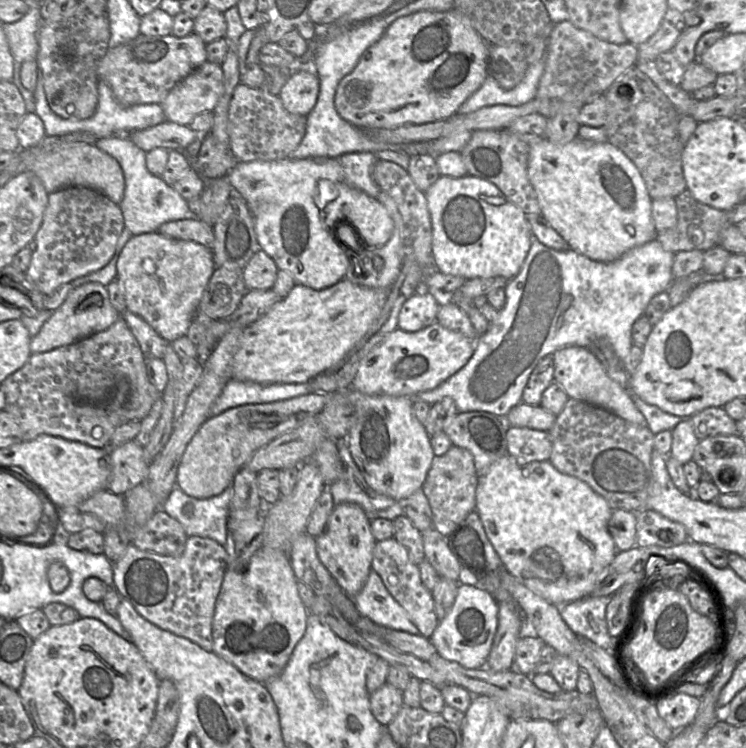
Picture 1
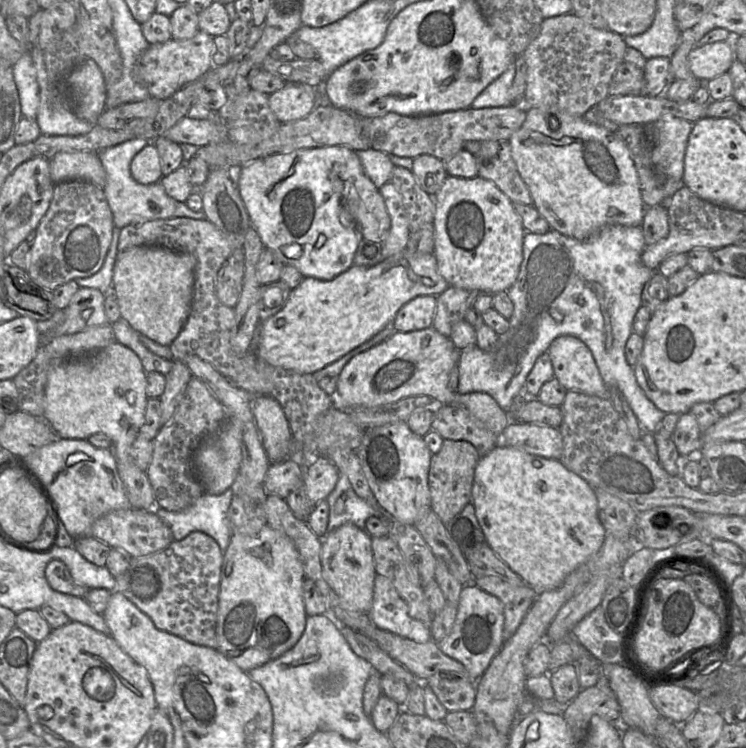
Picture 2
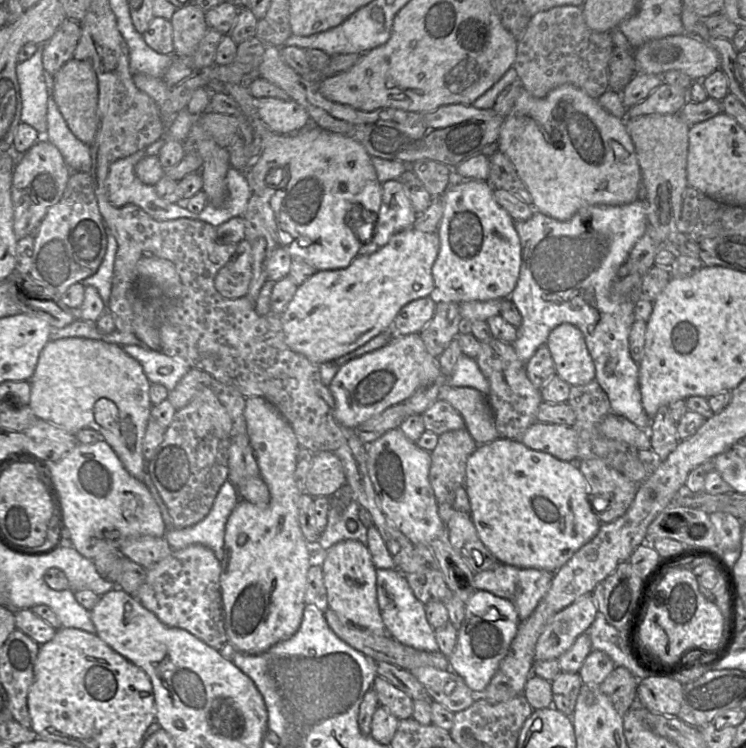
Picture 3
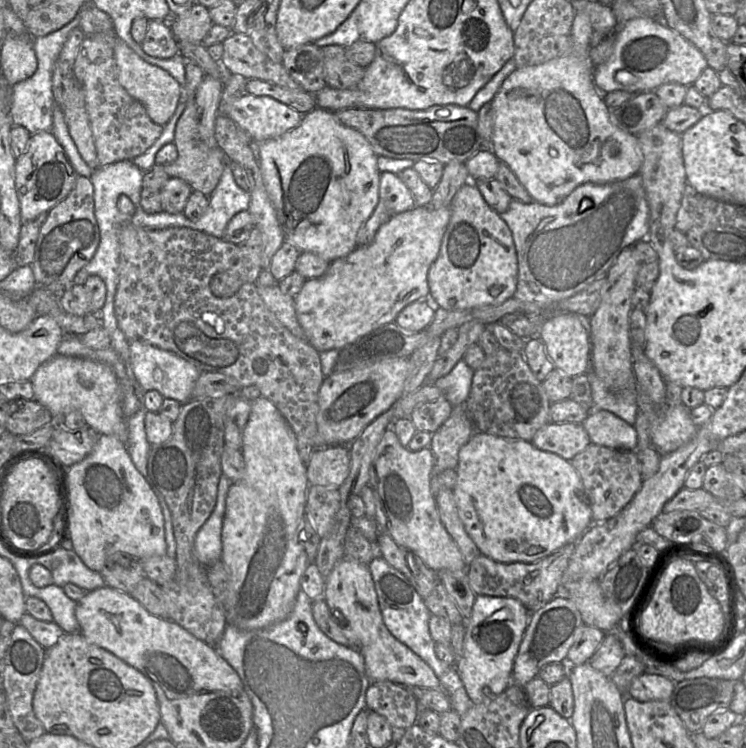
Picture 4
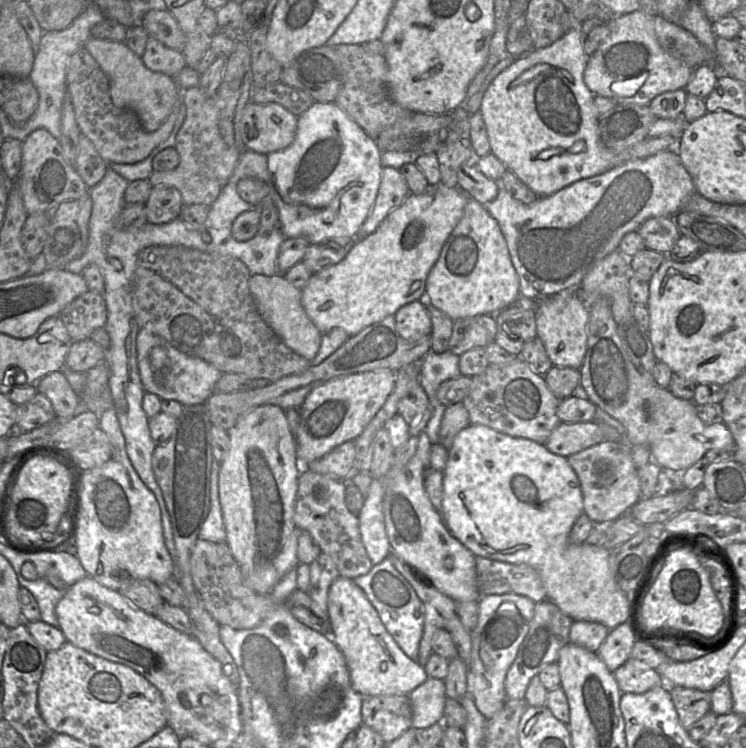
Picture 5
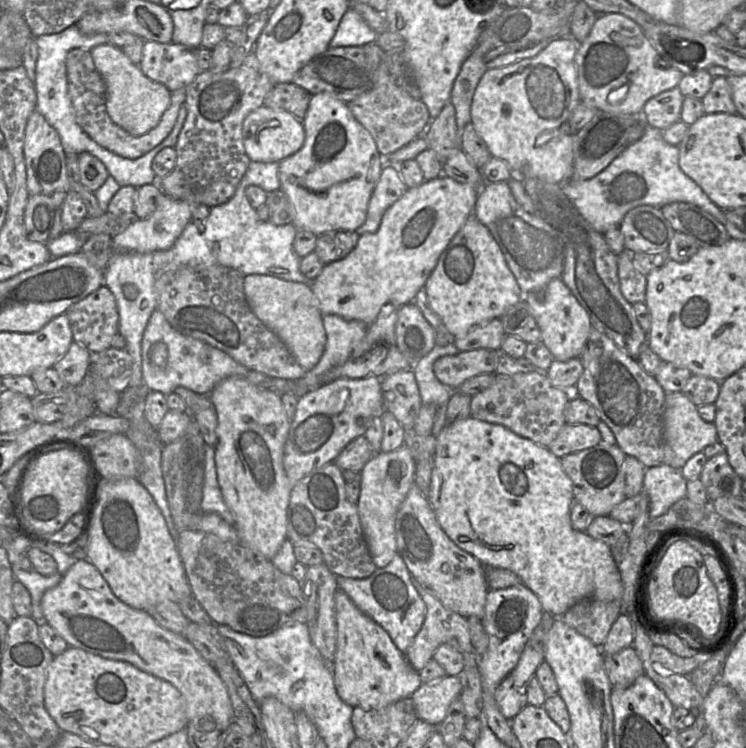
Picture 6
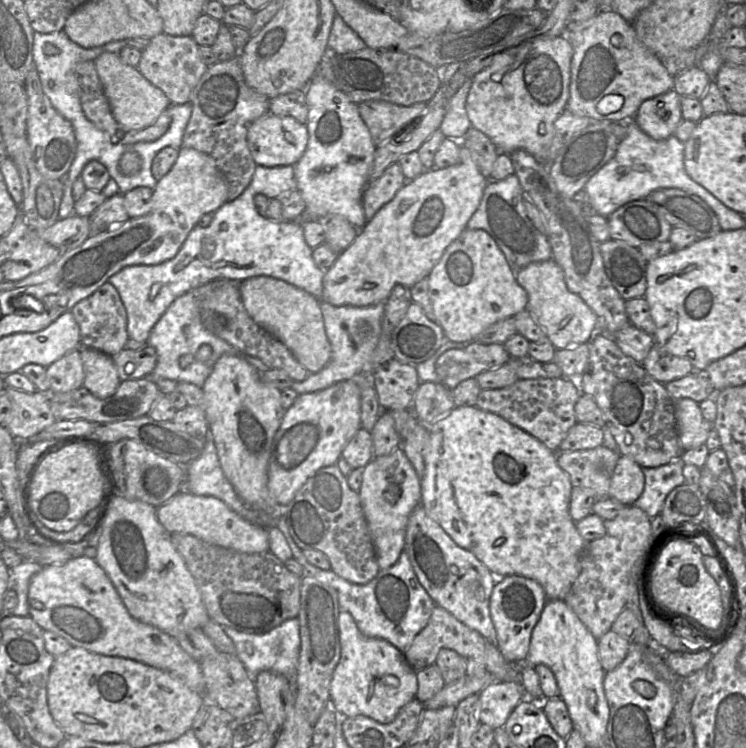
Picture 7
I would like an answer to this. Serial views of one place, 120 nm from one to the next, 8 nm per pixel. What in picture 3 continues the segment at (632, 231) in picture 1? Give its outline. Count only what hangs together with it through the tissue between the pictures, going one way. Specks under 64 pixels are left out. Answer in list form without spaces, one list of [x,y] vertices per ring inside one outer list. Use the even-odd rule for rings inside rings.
[[[559,86],[544,98],[536,98],[521,87],[513,108],[504,117],[496,143],[530,193],[535,211],[558,221],[571,219],[585,207],[621,206],[638,199],[641,173],[625,121],[609,114],[596,99],[575,86]]]

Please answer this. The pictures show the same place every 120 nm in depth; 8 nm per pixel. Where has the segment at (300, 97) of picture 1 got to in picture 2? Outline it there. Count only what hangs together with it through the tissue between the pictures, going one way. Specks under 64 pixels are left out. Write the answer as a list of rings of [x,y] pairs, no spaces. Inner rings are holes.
[[[286,84],[269,95],[269,105],[280,123],[300,120],[320,103],[317,89],[304,84]]]

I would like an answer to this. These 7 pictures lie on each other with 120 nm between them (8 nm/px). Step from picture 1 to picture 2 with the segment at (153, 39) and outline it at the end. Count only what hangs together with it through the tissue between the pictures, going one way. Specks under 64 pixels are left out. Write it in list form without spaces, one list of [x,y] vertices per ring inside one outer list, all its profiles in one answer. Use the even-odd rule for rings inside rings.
[[[198,31],[190,39],[171,38],[164,43],[152,44],[139,59],[137,79],[145,85],[152,97],[161,100],[168,99],[180,88],[200,79],[214,67],[213,53],[214,37],[203,31]]]

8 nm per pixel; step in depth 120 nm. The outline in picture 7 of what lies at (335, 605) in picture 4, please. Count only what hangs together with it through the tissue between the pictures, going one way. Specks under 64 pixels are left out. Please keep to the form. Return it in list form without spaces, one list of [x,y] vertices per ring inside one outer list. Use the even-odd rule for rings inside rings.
[[[340,610],[338,623],[341,654],[330,684],[331,707],[343,718],[363,715],[379,723],[391,723],[400,709],[416,698],[416,671],[390,642],[365,636],[350,613]]]

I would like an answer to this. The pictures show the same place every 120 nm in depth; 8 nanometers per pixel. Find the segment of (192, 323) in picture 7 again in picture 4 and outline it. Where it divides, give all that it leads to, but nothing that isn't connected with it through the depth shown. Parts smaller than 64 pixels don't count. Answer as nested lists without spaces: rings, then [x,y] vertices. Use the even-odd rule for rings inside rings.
[[[141,340],[130,342],[130,362],[136,380],[144,391],[157,390],[164,398],[174,399],[181,404],[192,399],[192,391],[202,373],[180,356]]]

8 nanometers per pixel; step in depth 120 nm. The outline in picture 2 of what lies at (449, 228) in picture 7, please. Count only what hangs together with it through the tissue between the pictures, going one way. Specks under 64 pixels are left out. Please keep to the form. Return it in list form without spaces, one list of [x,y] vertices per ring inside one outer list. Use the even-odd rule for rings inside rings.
[[[405,251],[374,266],[352,265],[331,280],[304,277],[302,282],[292,289],[284,307],[259,324],[259,344],[256,352],[273,366],[295,373],[313,374],[374,337],[391,324],[397,312],[413,298],[421,295],[438,296],[449,286],[438,272],[433,253],[412,256]]]

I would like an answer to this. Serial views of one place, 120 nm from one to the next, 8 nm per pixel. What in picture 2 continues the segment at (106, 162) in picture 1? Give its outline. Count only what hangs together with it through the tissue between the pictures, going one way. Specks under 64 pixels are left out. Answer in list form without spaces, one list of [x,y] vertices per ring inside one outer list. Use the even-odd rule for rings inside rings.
[[[77,151],[59,152],[50,158],[50,176],[57,184],[63,181],[79,179],[104,188],[106,170],[98,152]]]

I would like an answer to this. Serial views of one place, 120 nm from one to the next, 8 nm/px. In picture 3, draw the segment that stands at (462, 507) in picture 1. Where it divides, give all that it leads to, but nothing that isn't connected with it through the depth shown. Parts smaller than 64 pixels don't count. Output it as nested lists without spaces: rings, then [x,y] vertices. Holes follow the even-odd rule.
[[[466,428],[452,430],[439,435],[436,447],[431,451],[431,467],[429,481],[438,504],[453,504],[454,492],[457,487],[464,486],[466,463],[478,444]]]

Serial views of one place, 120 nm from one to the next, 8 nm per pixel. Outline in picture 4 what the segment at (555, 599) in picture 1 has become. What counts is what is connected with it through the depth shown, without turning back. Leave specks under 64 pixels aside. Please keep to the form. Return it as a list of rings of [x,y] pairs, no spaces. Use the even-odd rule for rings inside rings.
[[[475,431],[469,441],[461,447],[456,467],[456,484],[452,490],[460,520],[465,531],[480,550],[481,554],[502,563],[533,563],[548,557],[569,542],[575,542],[592,522],[592,512],[581,478],[571,462],[560,456],[536,448],[531,441],[506,439],[496,435]]]

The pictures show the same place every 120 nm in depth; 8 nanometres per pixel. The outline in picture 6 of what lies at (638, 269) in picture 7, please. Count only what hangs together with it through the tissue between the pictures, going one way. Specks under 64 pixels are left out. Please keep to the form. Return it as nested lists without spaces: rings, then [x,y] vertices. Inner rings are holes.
[[[625,249],[622,253],[617,255],[620,291],[622,295],[624,296],[624,298],[630,304],[634,304],[637,302],[645,302],[646,286],[647,286],[647,277],[643,275],[640,271],[638,271],[638,269],[633,264],[632,254],[634,253],[636,252],[631,252]]]

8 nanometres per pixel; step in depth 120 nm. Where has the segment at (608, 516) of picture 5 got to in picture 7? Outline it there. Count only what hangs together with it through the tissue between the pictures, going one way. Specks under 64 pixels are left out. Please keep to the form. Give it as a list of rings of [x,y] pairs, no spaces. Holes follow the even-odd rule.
[[[604,446],[573,452],[557,452],[556,461],[559,467],[569,476],[572,487],[588,488],[595,492],[598,499],[608,497],[610,480],[621,455]]]

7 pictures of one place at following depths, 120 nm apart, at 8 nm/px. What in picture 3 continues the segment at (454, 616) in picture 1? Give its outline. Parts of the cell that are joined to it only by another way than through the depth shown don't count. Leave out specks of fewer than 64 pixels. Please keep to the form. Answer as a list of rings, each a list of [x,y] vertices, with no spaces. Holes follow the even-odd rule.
[[[475,590],[467,600],[464,619],[458,630],[457,643],[448,660],[452,671],[461,676],[477,696],[487,687],[497,672],[519,624],[517,611],[507,599],[484,590]]]

